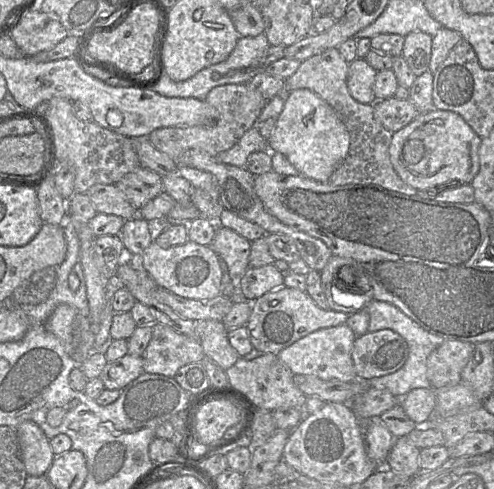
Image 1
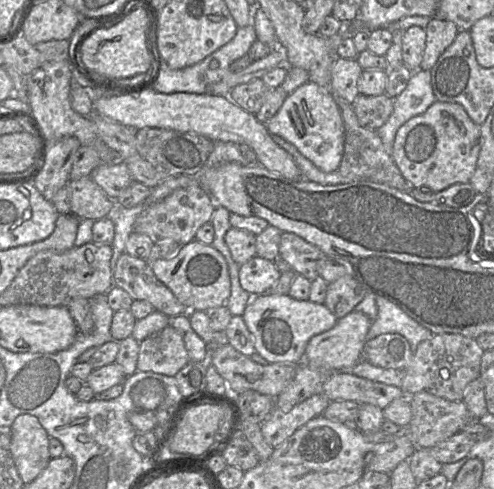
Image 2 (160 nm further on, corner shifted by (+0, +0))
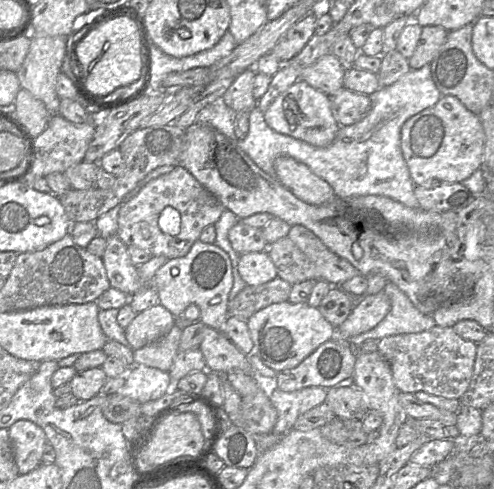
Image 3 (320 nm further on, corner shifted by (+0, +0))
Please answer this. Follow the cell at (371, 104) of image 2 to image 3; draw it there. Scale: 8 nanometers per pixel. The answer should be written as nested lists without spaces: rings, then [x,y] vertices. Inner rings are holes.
[[[342,88],[330,95],[331,109],[340,126],[349,126],[361,121],[371,109],[368,95]]]

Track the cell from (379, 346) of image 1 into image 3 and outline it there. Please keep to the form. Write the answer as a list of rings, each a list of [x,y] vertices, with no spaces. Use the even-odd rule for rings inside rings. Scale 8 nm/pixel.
[[[435,326],[430,330],[398,334],[380,339],[378,352],[388,362],[400,392],[424,391],[448,399],[460,399],[467,391],[477,354],[477,344],[460,337],[452,327]]]

